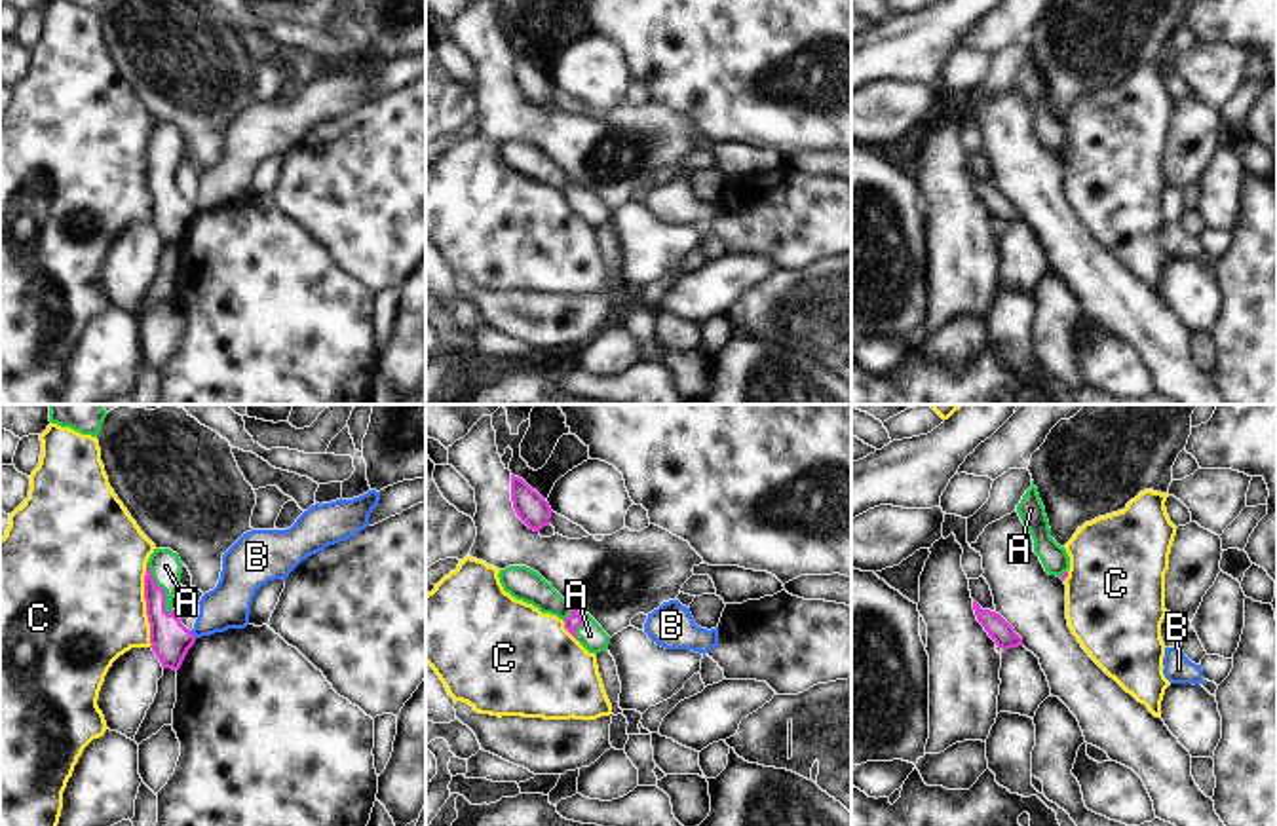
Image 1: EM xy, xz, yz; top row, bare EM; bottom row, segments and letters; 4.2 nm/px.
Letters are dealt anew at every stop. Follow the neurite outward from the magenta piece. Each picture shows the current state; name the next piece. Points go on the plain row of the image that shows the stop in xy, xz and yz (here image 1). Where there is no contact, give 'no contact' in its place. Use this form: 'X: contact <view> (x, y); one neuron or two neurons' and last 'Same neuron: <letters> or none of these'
A: contact xy (162, 164); one neuron
B: contact xy (192, 209); two neurons
C: contact xy (147, 181); two neurons
Same neuron: A

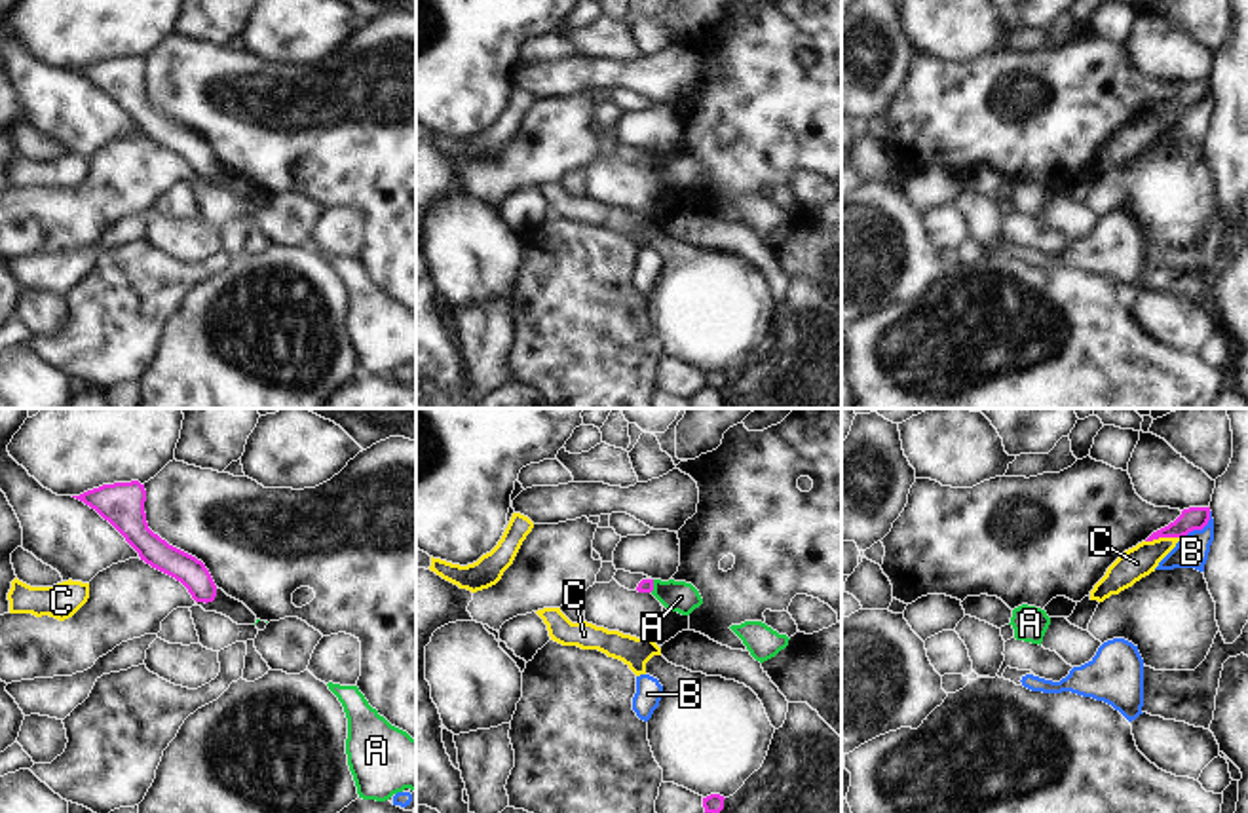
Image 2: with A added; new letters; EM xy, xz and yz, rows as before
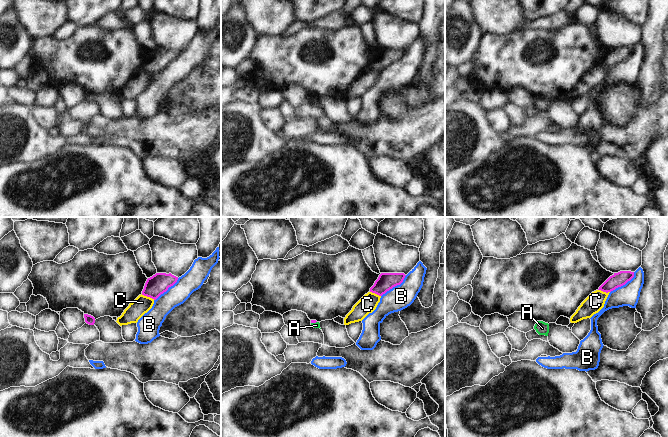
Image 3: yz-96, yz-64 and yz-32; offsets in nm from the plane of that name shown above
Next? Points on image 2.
A: contact xz (652, 160); two neurons
B: contact yz (1199, 103); two neurons
C: contact yz (1163, 111); two neurons
Same neuron: none of these

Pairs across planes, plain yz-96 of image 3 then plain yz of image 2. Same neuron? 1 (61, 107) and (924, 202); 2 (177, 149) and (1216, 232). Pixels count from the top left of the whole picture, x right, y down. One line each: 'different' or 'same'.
1: different
2: same

